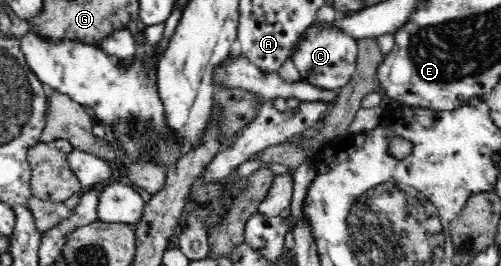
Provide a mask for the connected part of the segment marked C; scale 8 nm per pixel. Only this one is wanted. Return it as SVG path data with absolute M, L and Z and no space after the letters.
M315 20L299 36L296 45L297 52L293 62L302 76L301 79L324 90L340 90L356 72L358 55L357 41L339 31L333 24Z

